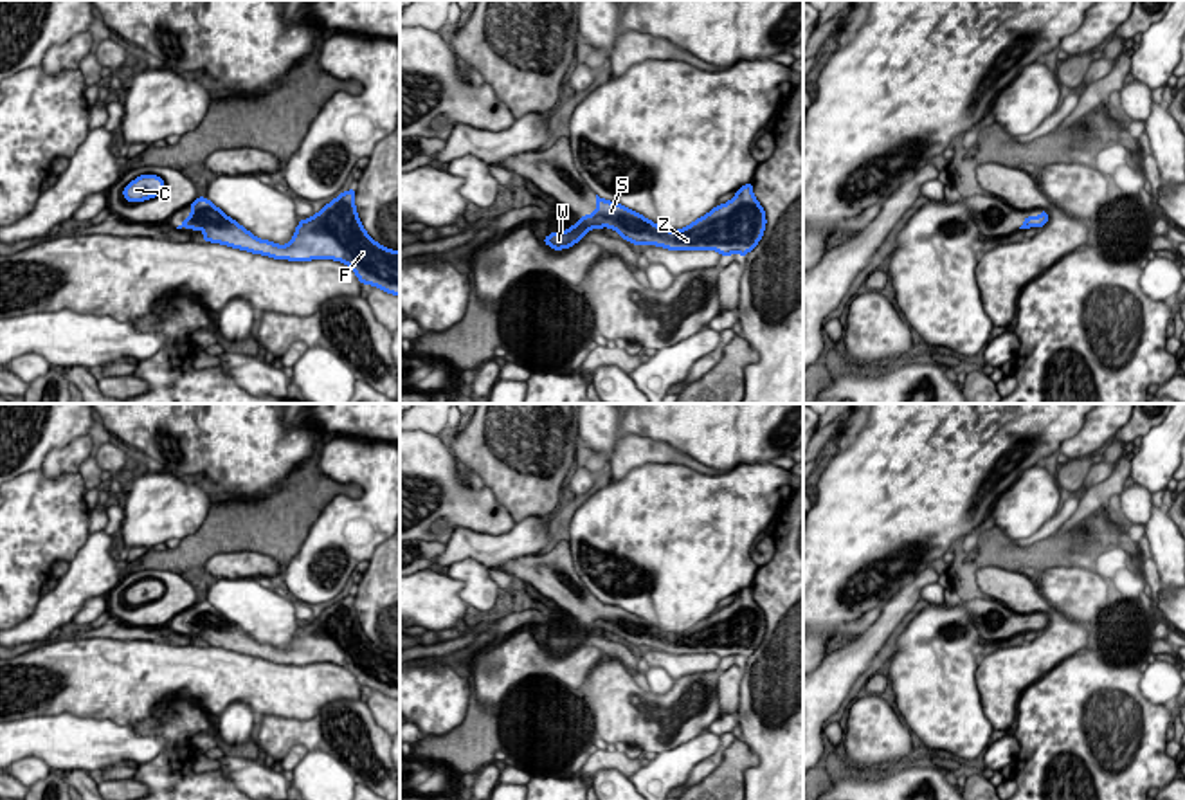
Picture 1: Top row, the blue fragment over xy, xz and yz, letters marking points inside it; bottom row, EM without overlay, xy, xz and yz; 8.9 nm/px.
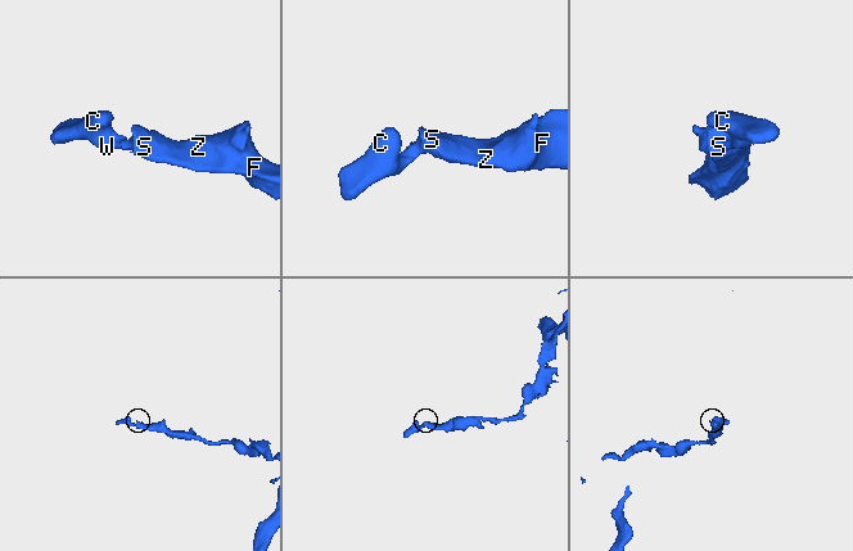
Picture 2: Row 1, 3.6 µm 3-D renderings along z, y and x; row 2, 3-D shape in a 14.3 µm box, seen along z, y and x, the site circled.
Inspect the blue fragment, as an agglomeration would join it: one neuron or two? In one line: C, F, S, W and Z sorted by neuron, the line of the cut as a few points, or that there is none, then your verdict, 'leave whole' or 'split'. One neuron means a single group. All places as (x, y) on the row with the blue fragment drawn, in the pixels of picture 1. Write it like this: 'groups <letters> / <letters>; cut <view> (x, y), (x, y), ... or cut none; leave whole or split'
groups C F S W Z; cut none; leave whole

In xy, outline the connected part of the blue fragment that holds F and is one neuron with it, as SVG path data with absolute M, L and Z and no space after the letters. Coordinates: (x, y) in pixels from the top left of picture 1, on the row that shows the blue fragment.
M355 189L340 193L312 218L301 220L286 245L256 238L205 196L176 229L204 231L202 240L263 254L274 259L335 259L346 263L364 285L400 295L400 252L376 243L362 227Z

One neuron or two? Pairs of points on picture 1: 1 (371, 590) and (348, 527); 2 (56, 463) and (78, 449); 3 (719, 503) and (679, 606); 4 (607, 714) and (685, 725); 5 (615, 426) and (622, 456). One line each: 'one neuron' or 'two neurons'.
1: two neurons
2: one neuron
3: one neuron
4: one neuron
5: two neurons

